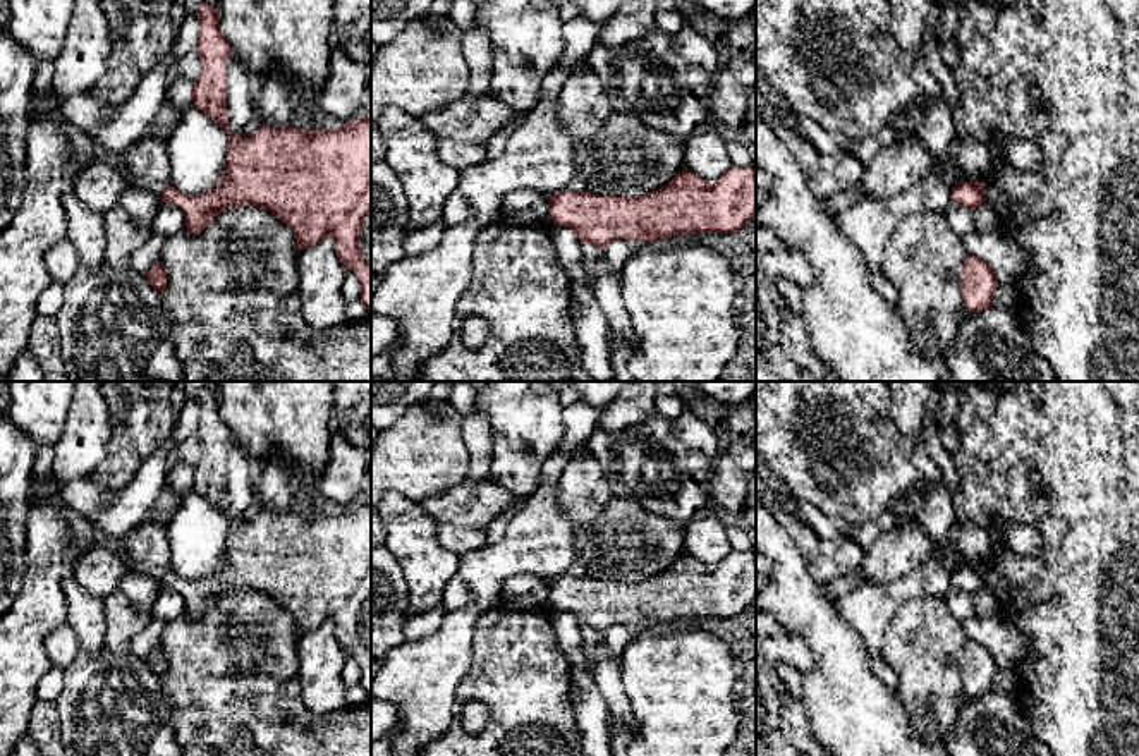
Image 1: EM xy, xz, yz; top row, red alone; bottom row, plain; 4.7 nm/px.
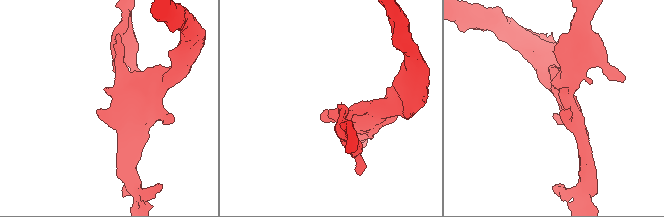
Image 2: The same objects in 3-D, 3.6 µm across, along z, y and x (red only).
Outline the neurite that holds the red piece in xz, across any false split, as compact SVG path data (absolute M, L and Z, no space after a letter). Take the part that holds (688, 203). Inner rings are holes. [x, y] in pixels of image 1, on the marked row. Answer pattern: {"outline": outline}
{"outline": "M685 167L661 189L627 198L562 191L548 196L550 218L576 232L581 242L603 249L613 241L668 239L682 234L734 234L756 215L756 168L730 167L710 184Z"}

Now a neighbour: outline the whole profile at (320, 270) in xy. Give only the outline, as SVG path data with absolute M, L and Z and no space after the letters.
M330 237L299 253L299 299L304 321L314 330L326 330L347 321L342 296L345 268Z

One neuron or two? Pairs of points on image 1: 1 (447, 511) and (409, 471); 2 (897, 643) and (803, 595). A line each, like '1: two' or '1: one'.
1: two
2: two

